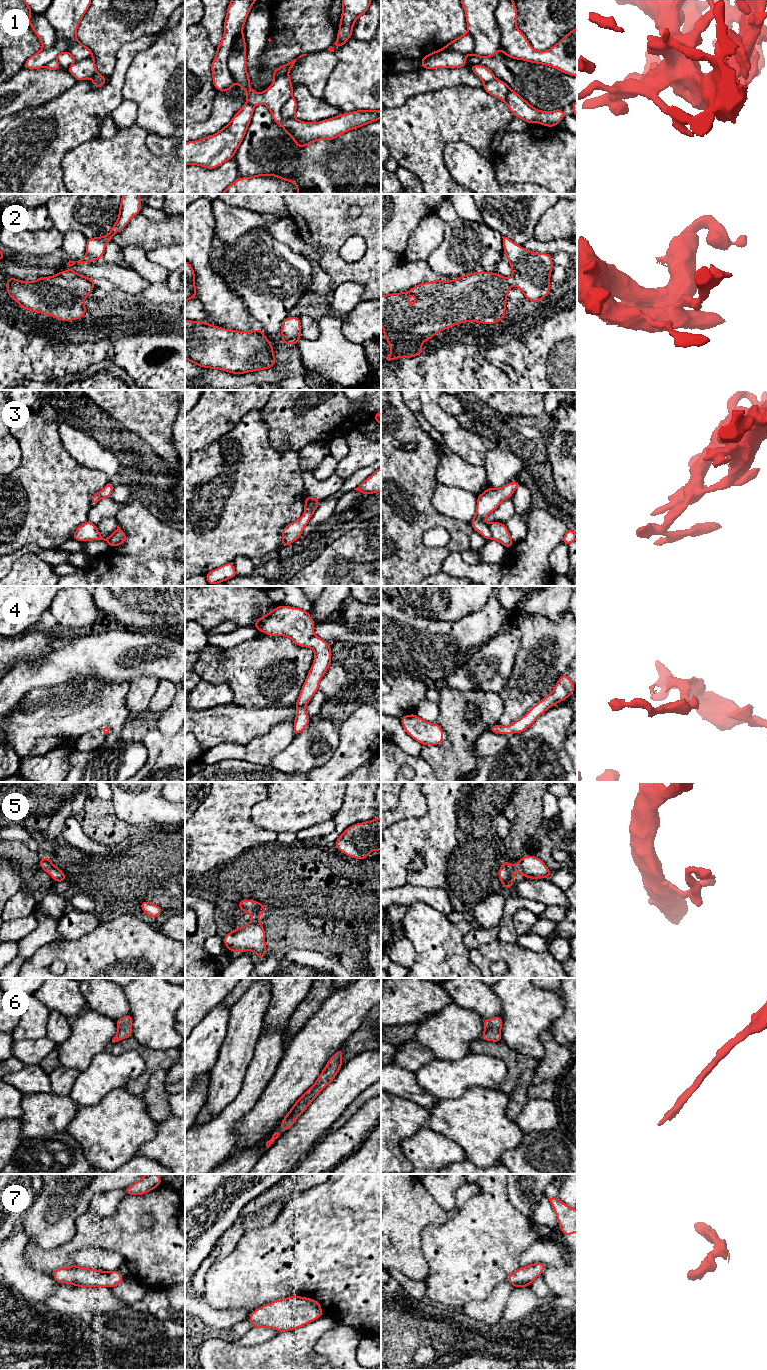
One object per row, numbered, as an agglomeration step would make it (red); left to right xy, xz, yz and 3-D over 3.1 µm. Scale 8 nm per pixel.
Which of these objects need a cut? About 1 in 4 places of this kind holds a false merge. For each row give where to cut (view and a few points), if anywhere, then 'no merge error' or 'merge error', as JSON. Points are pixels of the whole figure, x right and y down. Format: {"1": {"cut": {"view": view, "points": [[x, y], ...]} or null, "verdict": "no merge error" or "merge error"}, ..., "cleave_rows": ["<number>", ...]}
{"1": {"cut": null, "verdict": "no merge error"}, "2": {"cut": null, "verdict": "no merge error"}, "3": {"cut": null, "verdict": "no merge error"}, "4": {"cut": null, "verdict": "no merge error"}, "5": {"cut": null, "verdict": "no merge error"}, "6": {"cut": null, "verdict": "no merge error"}, "7": {"cut": null, "verdict": "no merge error"}, "cleave_rows": []}

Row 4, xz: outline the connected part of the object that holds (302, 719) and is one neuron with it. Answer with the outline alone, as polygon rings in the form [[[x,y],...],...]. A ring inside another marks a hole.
[[[279,606],[259,618],[253,626],[270,636],[286,636],[300,647],[309,647],[315,651],[313,665],[302,686],[295,703],[296,714],[293,729],[300,734],[310,723],[305,707],[319,691],[319,682],[331,665],[331,647],[328,642],[313,634],[315,622],[309,612],[296,607]]]

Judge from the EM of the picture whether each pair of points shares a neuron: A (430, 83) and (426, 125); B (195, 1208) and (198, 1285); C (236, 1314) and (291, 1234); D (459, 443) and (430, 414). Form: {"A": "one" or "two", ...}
{"A": "two", "B": "one", "C": "two", "D": "one"}

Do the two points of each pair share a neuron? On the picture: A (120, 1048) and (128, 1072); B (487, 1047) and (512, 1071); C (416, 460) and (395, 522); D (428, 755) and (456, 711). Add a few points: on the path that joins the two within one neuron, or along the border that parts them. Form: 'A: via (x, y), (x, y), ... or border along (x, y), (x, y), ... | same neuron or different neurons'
A: border along (109, 1049), (115, 1054), (134, 1050), (144, 1063) | different neurons
B: via (495, 1049), (498, 1049), (512, 1063) | same neuron
C: via (416, 482), (417, 503), (427, 514), (417, 522) | same neuron
D: via (441, 749), (456, 734), (456, 724) | same neuron

